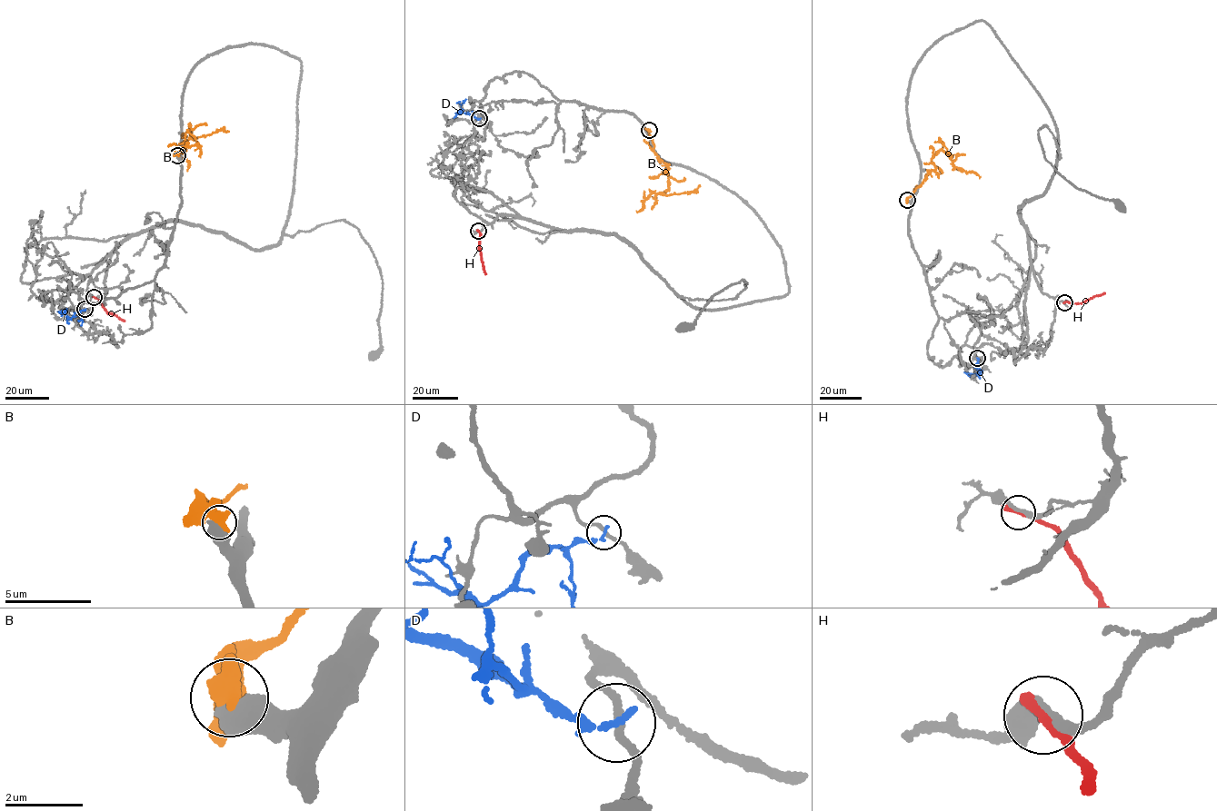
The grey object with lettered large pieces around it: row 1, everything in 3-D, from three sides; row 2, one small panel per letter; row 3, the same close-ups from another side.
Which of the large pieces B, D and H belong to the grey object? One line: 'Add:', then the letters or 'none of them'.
Add: none of them

